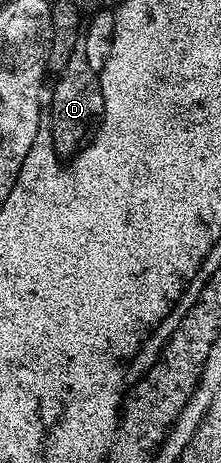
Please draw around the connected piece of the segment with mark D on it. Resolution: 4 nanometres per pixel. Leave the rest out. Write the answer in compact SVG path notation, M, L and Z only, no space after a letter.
M81 46L75 49L56 78L58 81L54 84L54 93L51 96L49 93L48 96L48 135L55 153L59 157L68 158L75 155L83 143L91 139L92 133L101 124L104 94L100 73L88 66L87 55Z

